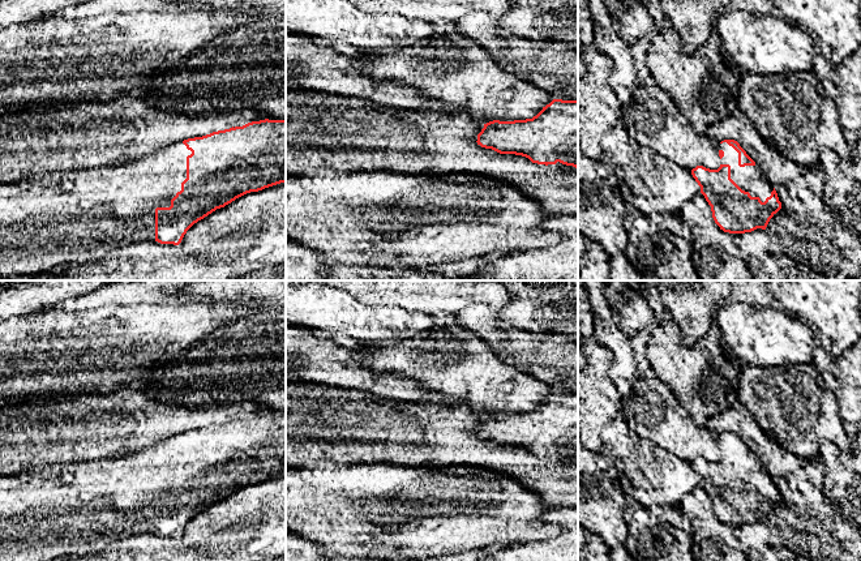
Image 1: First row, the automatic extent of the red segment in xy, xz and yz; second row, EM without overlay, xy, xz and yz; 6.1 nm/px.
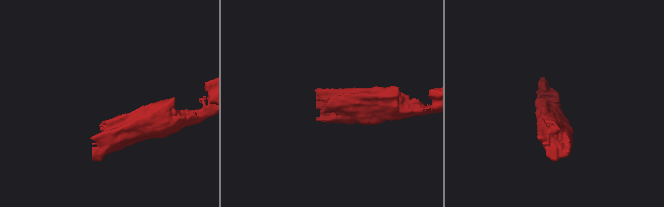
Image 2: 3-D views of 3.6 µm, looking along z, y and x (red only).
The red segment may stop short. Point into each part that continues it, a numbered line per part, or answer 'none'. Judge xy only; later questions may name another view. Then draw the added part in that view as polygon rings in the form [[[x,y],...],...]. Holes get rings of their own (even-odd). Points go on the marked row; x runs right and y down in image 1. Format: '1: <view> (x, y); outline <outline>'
1: xy (47, 221); outline [[[183,142],[153,155],[112,167],[50,171],[0,184],[0,279],[20,274],[61,270],[69,264],[102,260],[108,250],[138,241],[155,241],[155,209],[170,207],[187,179],[187,157],[192,151]]]

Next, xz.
none

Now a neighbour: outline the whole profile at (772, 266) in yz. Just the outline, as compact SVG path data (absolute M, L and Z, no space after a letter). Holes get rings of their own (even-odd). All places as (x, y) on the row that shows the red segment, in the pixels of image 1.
M768 253L762 260L748 260L746 264L751 280L832 280L787 254Z

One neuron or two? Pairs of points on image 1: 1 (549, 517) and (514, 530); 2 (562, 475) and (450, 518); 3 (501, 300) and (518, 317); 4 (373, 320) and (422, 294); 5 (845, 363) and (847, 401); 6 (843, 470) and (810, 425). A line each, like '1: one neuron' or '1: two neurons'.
1: two neurons
2: two neurons
3: two neurons
4: two neurons
5: one neuron
6: two neurons

